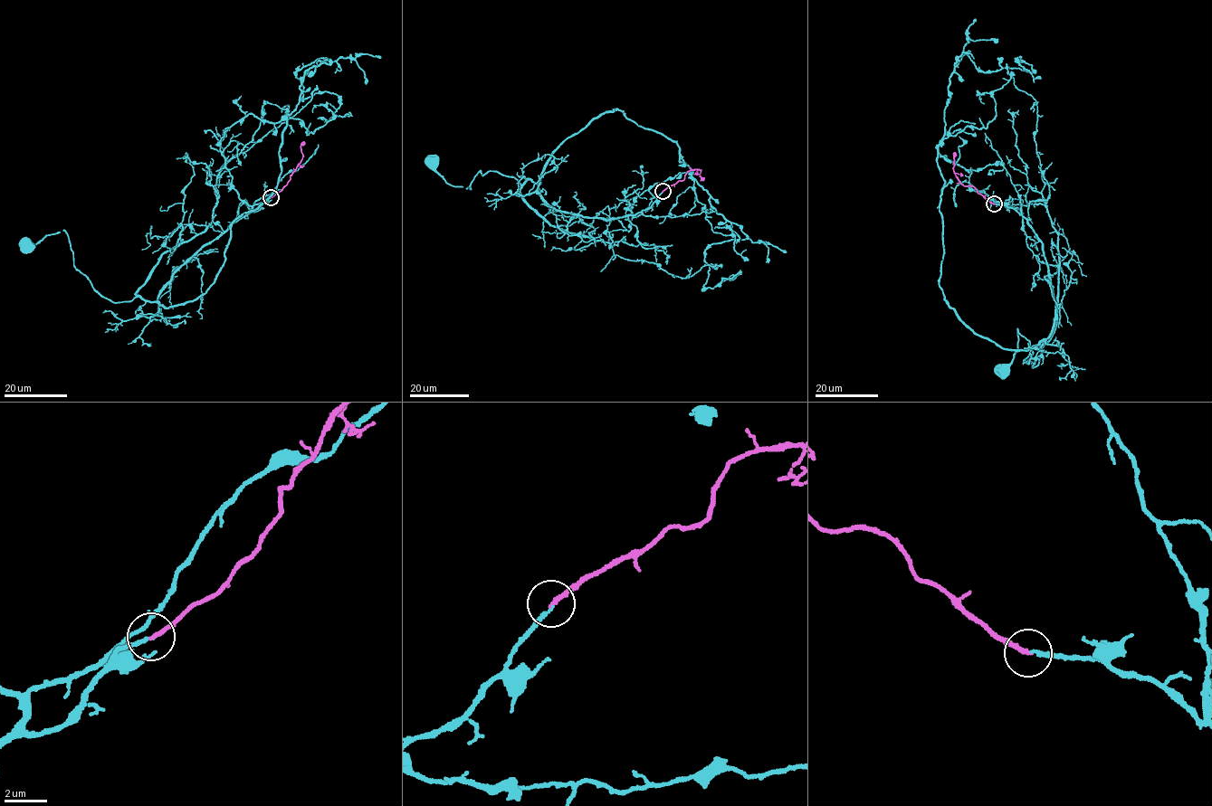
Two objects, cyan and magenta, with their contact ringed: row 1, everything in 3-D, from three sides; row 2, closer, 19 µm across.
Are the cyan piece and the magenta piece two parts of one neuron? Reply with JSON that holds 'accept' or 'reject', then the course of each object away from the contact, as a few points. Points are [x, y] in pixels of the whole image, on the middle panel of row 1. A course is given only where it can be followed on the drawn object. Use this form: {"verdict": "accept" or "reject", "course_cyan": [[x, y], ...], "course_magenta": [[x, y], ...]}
{"verdict": "accept", "course_cyan": [[663, 191], [634, 214], [589, 217], [498, 172], [454, 186], [430, 160]], "course_magenta": [[663, 191], [684, 179], [684, 175], [692, 170], [700, 170], [704, 180]]}

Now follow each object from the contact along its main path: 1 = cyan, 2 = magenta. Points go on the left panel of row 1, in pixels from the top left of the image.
1: (271, 197), (203, 244), (157, 301), (137, 296), (115, 303), (103, 297), (75, 269), (63, 230), (25, 247)
2: (271, 197), (281, 191), (292, 174), (302, 156), (301, 144), (304, 142)

